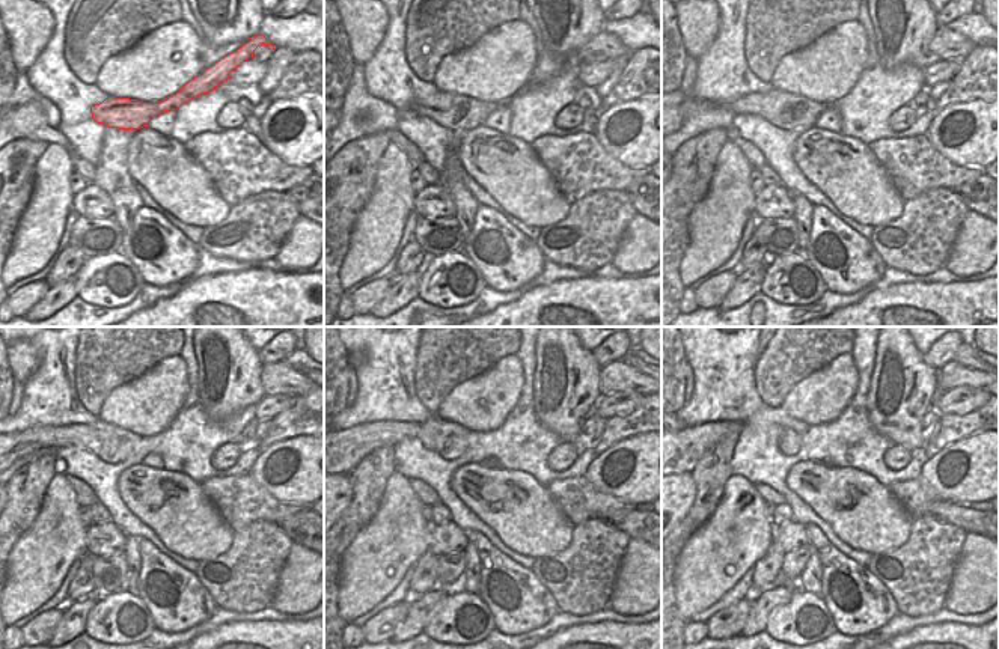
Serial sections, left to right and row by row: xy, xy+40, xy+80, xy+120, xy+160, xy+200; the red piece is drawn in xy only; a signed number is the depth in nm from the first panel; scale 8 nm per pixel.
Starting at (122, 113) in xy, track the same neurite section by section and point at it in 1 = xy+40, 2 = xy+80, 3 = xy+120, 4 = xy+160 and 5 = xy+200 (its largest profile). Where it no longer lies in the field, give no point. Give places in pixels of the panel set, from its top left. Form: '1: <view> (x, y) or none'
1: xy+40 (460, 113)
2: xy+80 (785, 110)
3: xy+120 (110, 443)
4: xy+160 (449, 440)
5: xy+200 (692, 443)

